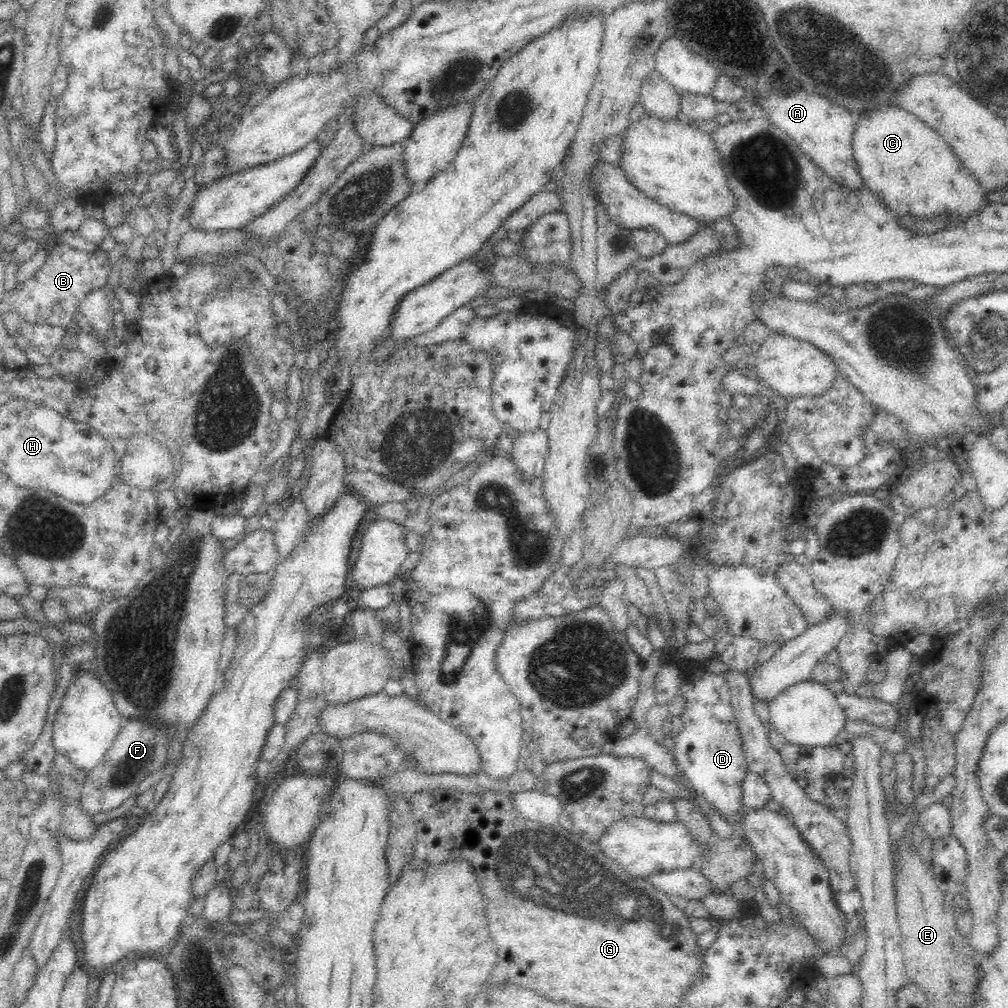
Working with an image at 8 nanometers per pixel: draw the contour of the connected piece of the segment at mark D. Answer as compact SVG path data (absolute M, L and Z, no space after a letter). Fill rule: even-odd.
M662 652L661 659L662 665L677 662L686 674L679 688L679 694L685 702L684 711L679 714L683 727L673 737L671 750L675 764L699 795L712 803L712 807L718 809L722 817L732 824L737 824L744 810L741 803L741 780L748 767L726 677L706 671L707 662L684 659L677 653L664 655Z

